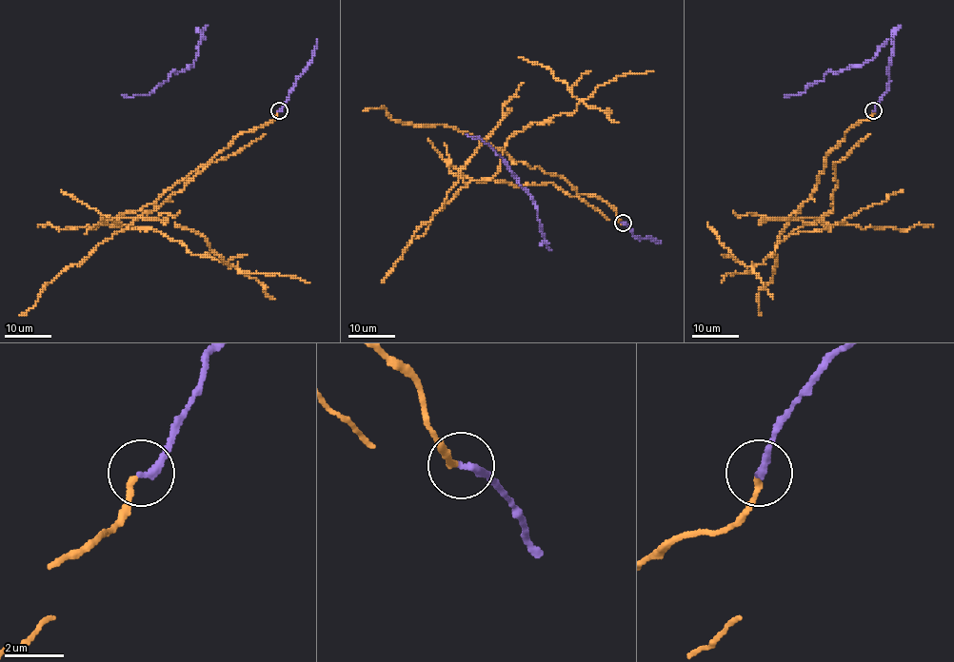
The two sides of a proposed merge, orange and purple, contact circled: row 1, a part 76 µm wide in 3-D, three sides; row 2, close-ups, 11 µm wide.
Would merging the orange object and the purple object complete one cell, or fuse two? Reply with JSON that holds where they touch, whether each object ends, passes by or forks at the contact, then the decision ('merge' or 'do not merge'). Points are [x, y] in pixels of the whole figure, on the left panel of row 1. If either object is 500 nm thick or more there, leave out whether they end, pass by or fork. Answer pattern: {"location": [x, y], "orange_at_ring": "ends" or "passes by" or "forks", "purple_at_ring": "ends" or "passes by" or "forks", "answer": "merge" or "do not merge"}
{"location": [279, 110], "orange_at_ring": "ends", "purple_at_ring": "ends", "answer": "do not merge"}

